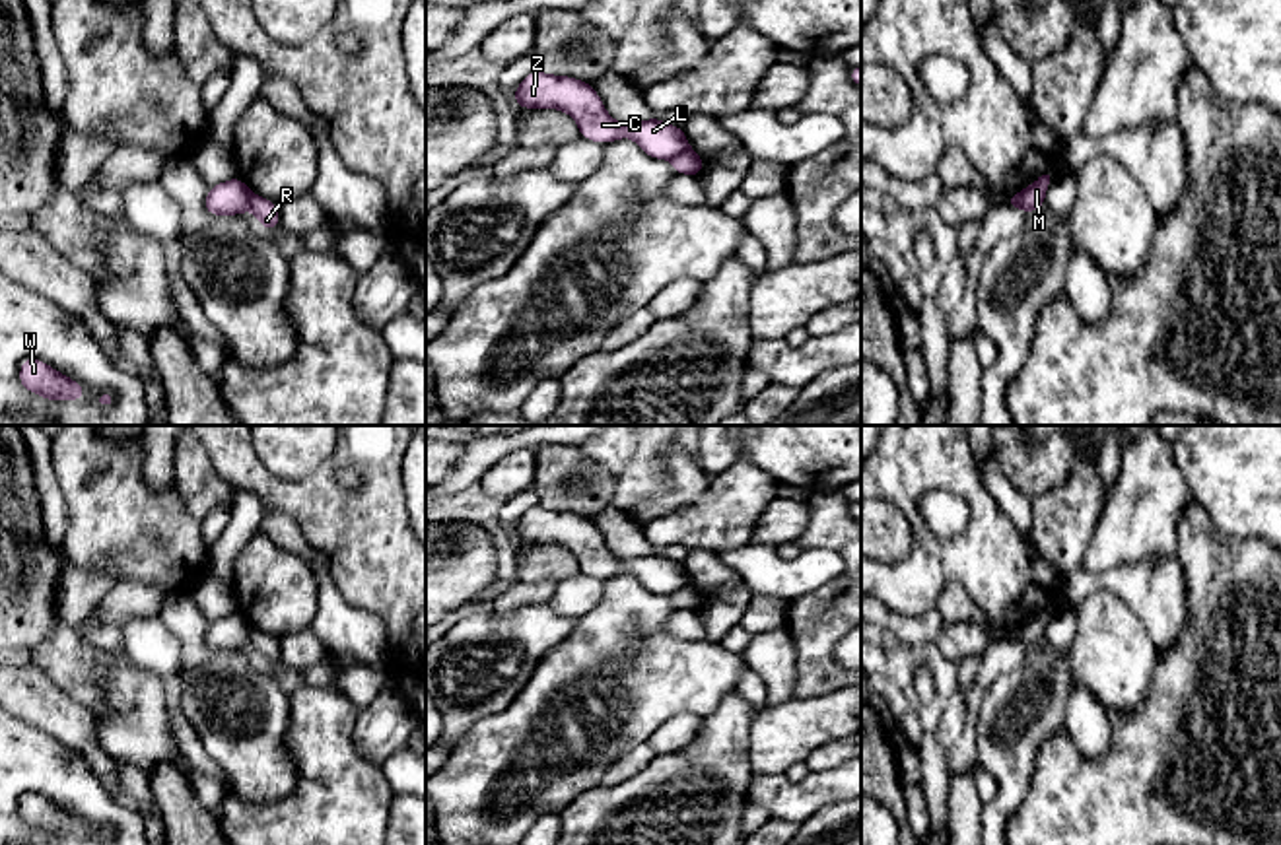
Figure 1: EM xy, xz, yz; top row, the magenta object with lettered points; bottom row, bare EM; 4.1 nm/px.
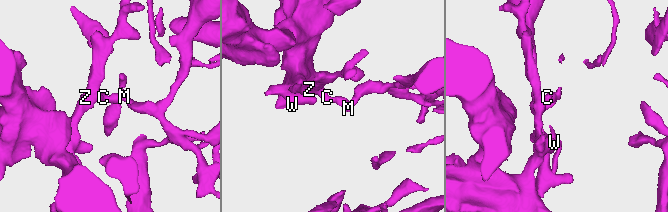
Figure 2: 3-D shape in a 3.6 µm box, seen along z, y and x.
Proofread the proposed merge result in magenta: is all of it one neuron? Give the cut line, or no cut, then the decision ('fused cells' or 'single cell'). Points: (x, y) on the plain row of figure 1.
cut xz (689, 581), (671, 595); fused cells

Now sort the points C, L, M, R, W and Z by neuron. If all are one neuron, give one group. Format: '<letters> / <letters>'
C L W Z / M R

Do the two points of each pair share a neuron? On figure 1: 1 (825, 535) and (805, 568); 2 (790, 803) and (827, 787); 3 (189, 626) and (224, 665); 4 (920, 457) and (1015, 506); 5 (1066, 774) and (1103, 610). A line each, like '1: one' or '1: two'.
1: two
2: one
3: one
4: two
5: two

